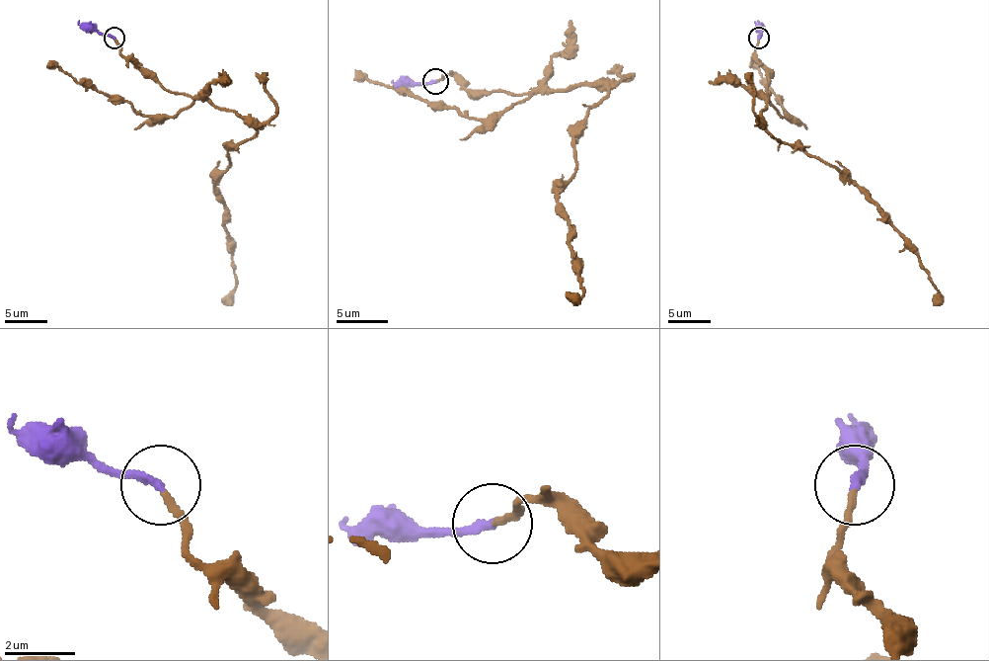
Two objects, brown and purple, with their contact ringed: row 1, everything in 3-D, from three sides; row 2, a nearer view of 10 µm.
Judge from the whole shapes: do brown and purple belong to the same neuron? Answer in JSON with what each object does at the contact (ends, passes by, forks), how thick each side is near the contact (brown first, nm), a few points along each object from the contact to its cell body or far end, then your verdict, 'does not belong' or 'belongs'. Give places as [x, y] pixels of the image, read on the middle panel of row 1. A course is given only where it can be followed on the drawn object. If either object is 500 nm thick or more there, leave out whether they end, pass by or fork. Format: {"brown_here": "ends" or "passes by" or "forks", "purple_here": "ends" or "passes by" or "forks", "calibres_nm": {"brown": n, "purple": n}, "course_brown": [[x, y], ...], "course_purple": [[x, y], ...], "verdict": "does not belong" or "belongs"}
{"brown_here": "ends", "purple_here": "ends", "calibres_nm": {"brown": 200, "purple": 240}, "course_brown": [[436, 80], [606, 91], [572, 140], [575, 176], [558, 200], [583, 288], [570, 297]], "course_purple": [[436, 80], [403, 83], [392, 80]], "verdict": "belongs"}

